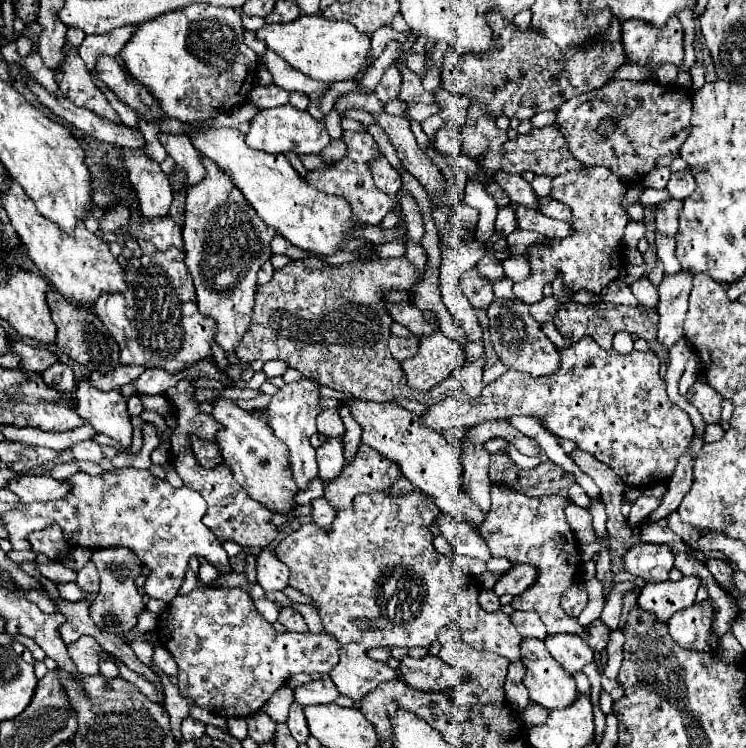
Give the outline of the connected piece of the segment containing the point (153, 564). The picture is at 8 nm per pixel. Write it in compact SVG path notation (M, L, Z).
M132 467L106 473L102 479L76 473L68 481L74 489L60 501L20 505L18 511L2 513L10 543L16 551L30 549L26 535L48 525L60 525L66 539L80 547L128 547L150 569L144 589L154 599L174 599L180 593L192 555L206 557L222 575L232 573L220 541L206 525L202 525L206 501L196 491L188 487L174 489L168 481L150 475L150 471L136 471Z

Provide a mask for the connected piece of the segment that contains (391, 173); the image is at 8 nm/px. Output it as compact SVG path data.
M378 157L372 163L372 175L374 175L374 183L380 191L384 191L386 195L396 195L398 189L402 187L402 179L396 173L396 169L392 169L392 165L386 161L386 157Z

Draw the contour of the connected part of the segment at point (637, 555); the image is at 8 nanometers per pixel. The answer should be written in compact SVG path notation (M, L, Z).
M636 543L624 555L624 569L632 575L644 577L646 581L666 581L670 569L674 567L674 555L668 547Z

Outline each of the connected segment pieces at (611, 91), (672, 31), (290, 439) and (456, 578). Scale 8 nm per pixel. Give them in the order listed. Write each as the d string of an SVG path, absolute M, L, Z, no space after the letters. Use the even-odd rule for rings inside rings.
M610 81L602 89L578 95L562 103L556 113L556 125L564 139L568 139L568 151L582 165L604 165L624 183L634 185L636 179L660 165L670 165L678 157L678 147L688 139L692 115L692 99L680 85L662 85L658 81ZM606 115L616 115L620 127L610 137L596 133L600 121Z
M676 15L662 29L628 19L628 23L622 23L622 39L628 63L648 67L650 71L660 63L680 65L684 59L684 31Z
M302 377L296 383L284 385L268 405L268 425L272 427L276 439L280 439L290 451L290 469L294 473L296 485L306 489L308 483L318 475L316 455L310 445L310 437L316 433L316 417L322 411L320 407L320 383L316 379Z
M374 491L358 495L352 501L352 507L338 511L328 531L320 529L314 523L306 523L298 531L290 533L284 541L280 541L274 549L276 557L290 569L290 587L298 589L304 595L310 595L316 601L324 629L340 643L340 661L332 669L330 679L342 695L354 701L360 701L381 683L397 677L396 671L384 663L362 665L363 662L369 663L368 650L382 645L430 649L430 645L438 637L438 631L448 625L460 627L462 641L466 645L482 651L494 651L496 655L504 655L508 661L520 661L522 637L512 625L510 617L504 611L486 613L484 609L480 609L478 581L472 575L468 577L456 561L434 551L434 535L430 531L430 525L438 513L438 507L434 507L432 499L428 499L428 495L424 493L390 497L388 491ZM358 617L368 617L376 625L376 629L362 631L355 625Z

